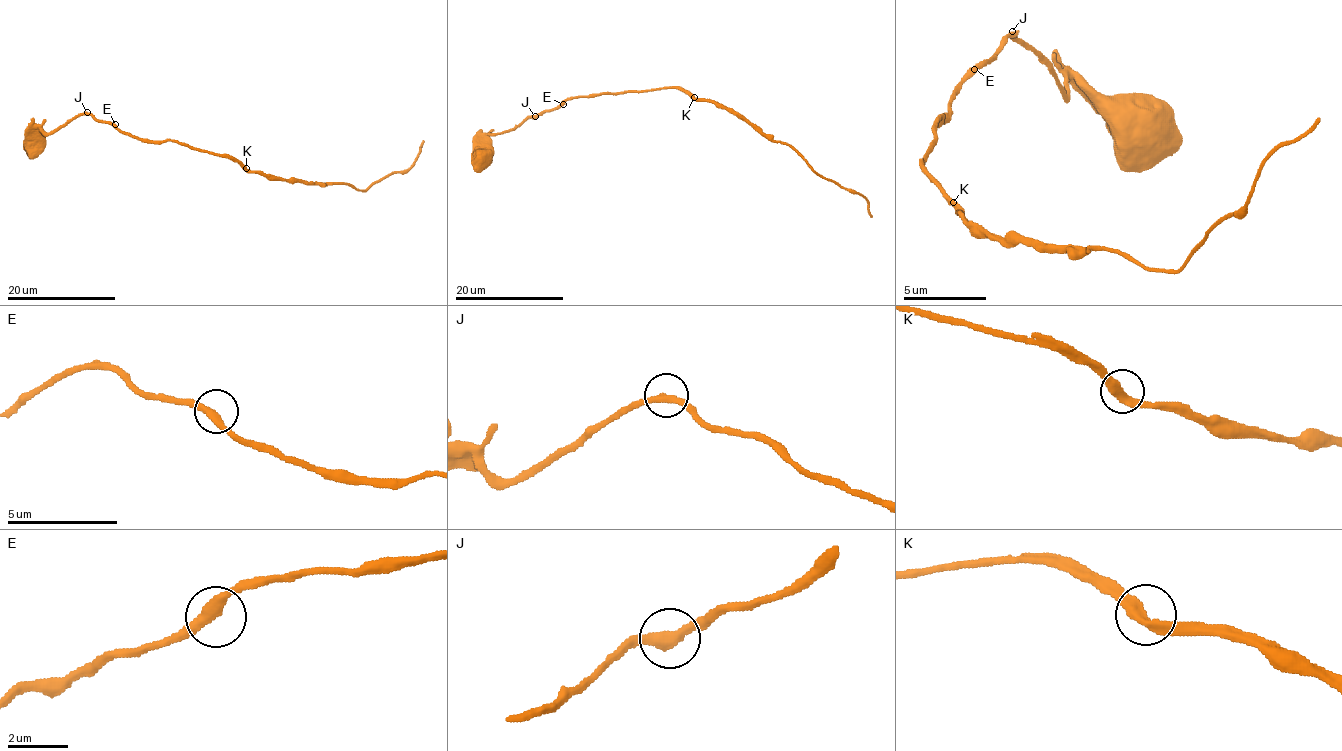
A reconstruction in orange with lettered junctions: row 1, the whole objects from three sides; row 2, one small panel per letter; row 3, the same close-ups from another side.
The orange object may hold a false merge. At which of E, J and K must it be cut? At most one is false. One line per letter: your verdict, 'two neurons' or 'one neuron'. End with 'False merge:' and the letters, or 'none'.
E: one neuron
J: one neuron
K: one neuron
False merge: none

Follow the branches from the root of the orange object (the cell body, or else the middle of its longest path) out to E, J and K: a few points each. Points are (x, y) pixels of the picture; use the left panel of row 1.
E: (33, 145), (29, 149), (29, 141), (41, 129), (56, 131), (80, 114), (115, 124)
J: (33, 145), (29, 149), (29, 141), (41, 129), (46, 133), (56, 131), (87, 112)
K: (33, 145), (29, 149), (41, 129), (52, 133), (80, 114), (89, 114), (135, 137), (231, 156), (246, 168)

